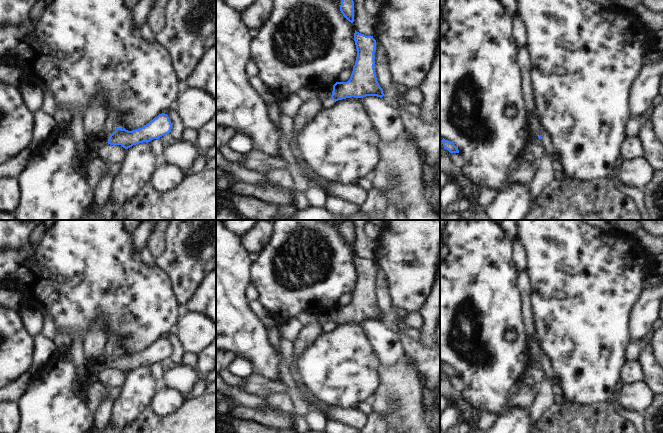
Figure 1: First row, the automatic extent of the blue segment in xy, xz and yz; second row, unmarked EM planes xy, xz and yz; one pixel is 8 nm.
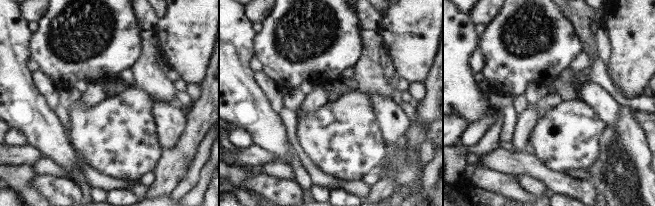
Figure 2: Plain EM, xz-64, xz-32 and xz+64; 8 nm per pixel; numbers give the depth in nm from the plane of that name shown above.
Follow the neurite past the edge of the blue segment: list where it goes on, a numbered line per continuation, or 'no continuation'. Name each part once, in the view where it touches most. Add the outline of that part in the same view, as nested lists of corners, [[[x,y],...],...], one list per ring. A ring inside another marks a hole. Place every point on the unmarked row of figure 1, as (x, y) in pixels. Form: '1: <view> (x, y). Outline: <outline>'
no continuation

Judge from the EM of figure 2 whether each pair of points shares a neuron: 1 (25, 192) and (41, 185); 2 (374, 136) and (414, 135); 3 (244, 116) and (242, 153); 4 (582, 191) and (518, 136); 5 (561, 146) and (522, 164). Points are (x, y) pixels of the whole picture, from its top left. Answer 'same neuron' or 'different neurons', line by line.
1: different neurons
2: different neurons
3: different neurons
4: different neurons
5: different neurons

